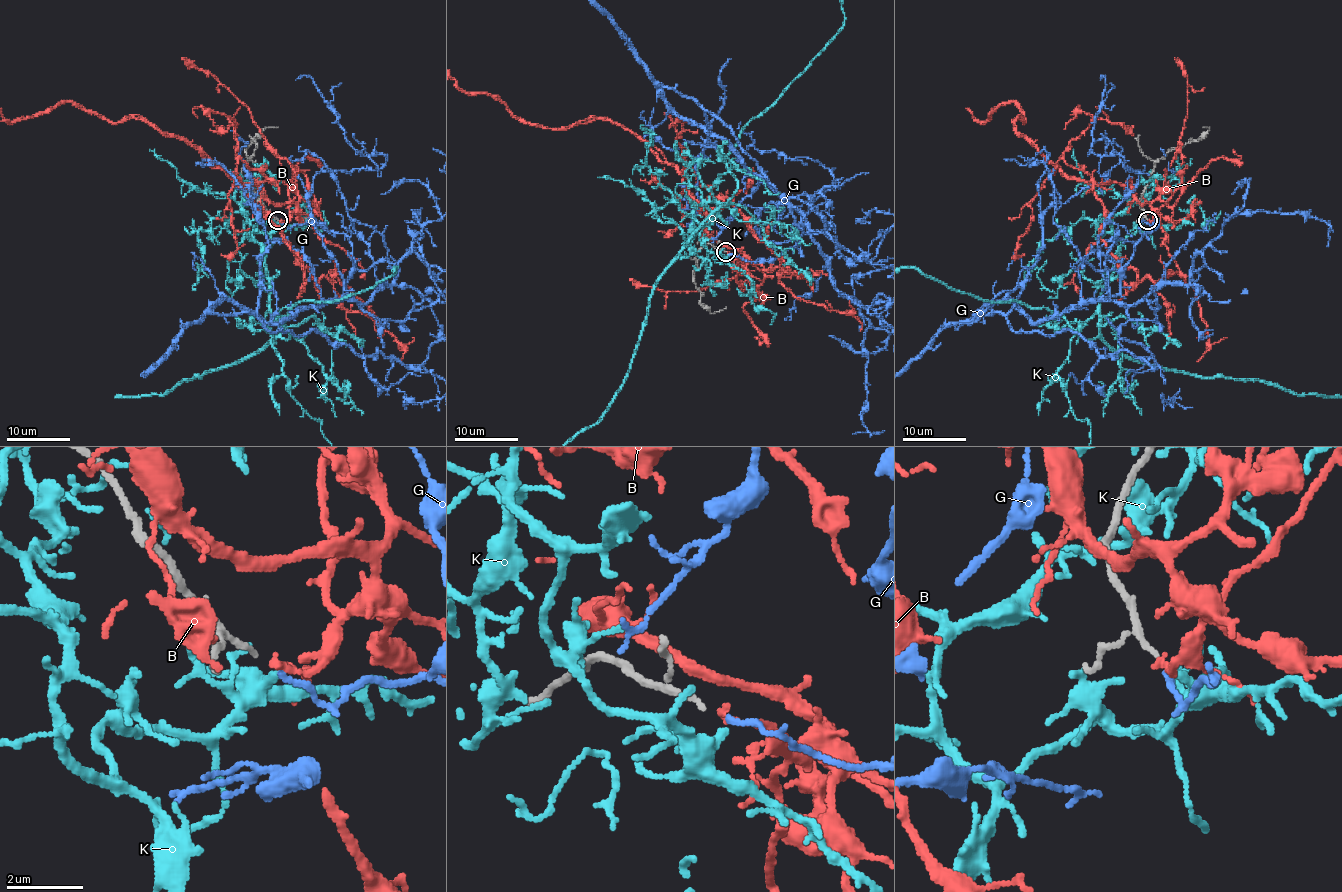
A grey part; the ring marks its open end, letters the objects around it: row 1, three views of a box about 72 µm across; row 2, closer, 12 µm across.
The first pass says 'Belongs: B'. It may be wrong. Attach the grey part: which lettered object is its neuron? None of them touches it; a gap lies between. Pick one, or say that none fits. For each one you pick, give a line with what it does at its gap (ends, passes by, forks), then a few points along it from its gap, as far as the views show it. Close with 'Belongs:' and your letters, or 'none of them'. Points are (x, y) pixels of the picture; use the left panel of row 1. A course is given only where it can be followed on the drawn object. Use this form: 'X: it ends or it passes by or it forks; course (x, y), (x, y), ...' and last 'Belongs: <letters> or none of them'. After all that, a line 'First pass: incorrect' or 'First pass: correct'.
G: it ends
Belongs: G
First pass: incorrect

